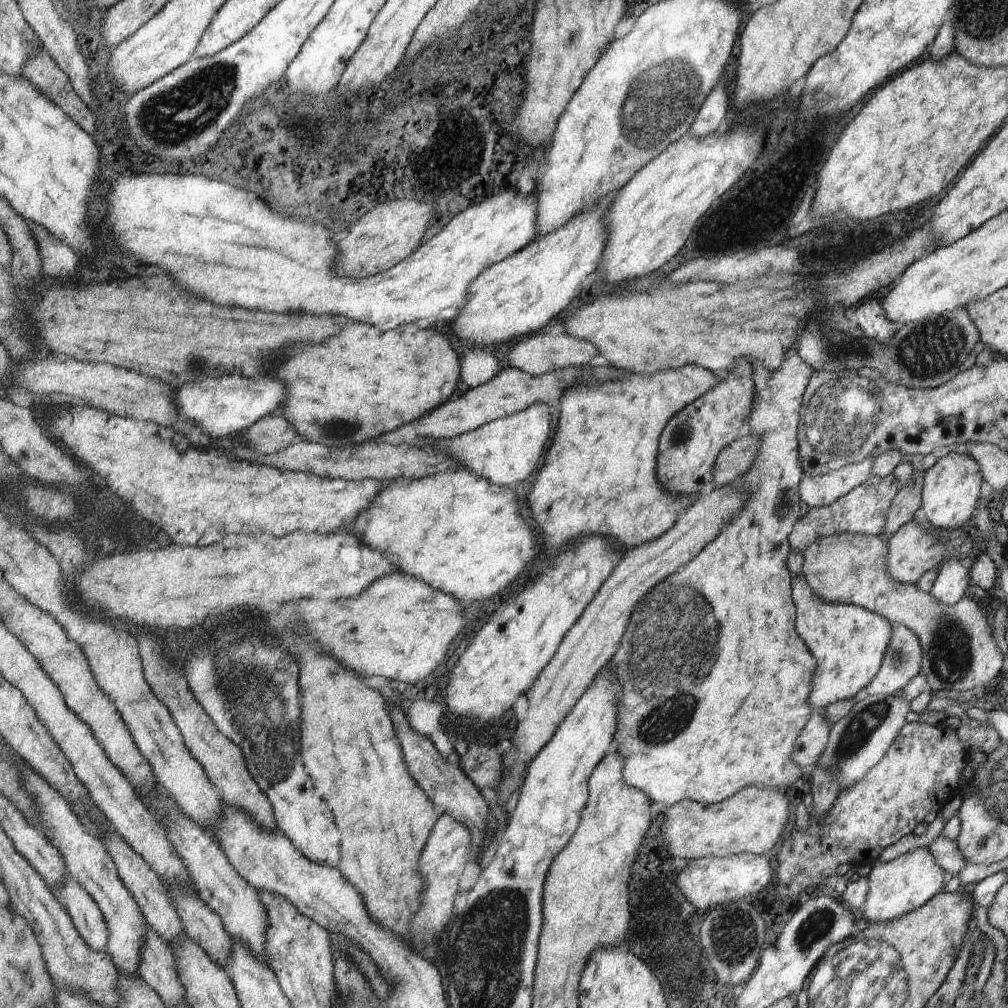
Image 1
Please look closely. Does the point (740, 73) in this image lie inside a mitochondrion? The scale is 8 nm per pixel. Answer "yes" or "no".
no

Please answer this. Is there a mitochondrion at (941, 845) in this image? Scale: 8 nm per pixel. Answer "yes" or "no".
no

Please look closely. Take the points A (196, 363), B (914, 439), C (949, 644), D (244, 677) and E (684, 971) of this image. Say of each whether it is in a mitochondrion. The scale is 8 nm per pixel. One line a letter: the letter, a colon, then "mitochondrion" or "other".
A: mitochondrion
B: other
C: mitochondrion
D: mitochondrion
E: other

